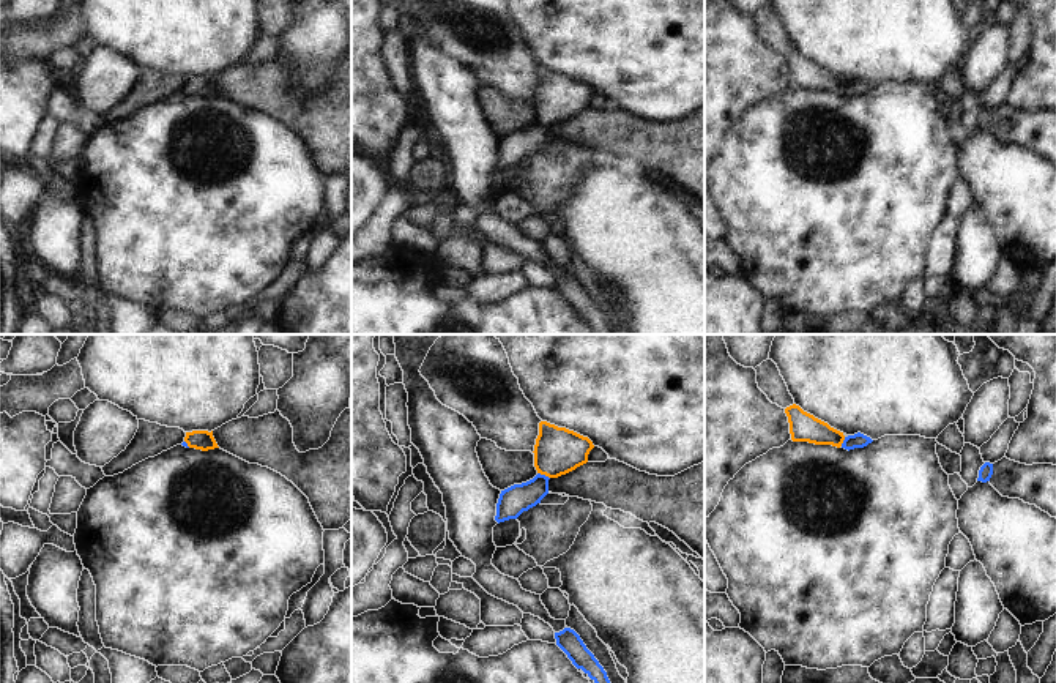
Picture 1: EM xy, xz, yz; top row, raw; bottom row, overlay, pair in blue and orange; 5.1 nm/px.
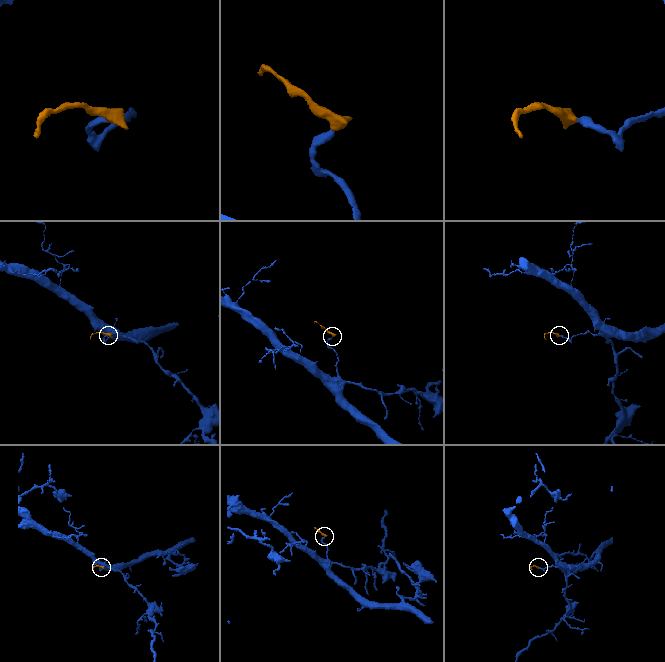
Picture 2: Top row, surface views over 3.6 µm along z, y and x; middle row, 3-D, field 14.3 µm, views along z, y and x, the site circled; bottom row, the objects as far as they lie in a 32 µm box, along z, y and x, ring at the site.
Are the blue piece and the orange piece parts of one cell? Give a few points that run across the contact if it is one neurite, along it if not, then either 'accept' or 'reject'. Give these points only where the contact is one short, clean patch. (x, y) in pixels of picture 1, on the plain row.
line xz (514, 147), (522, 144), (544, 122), (557, 98); accept

